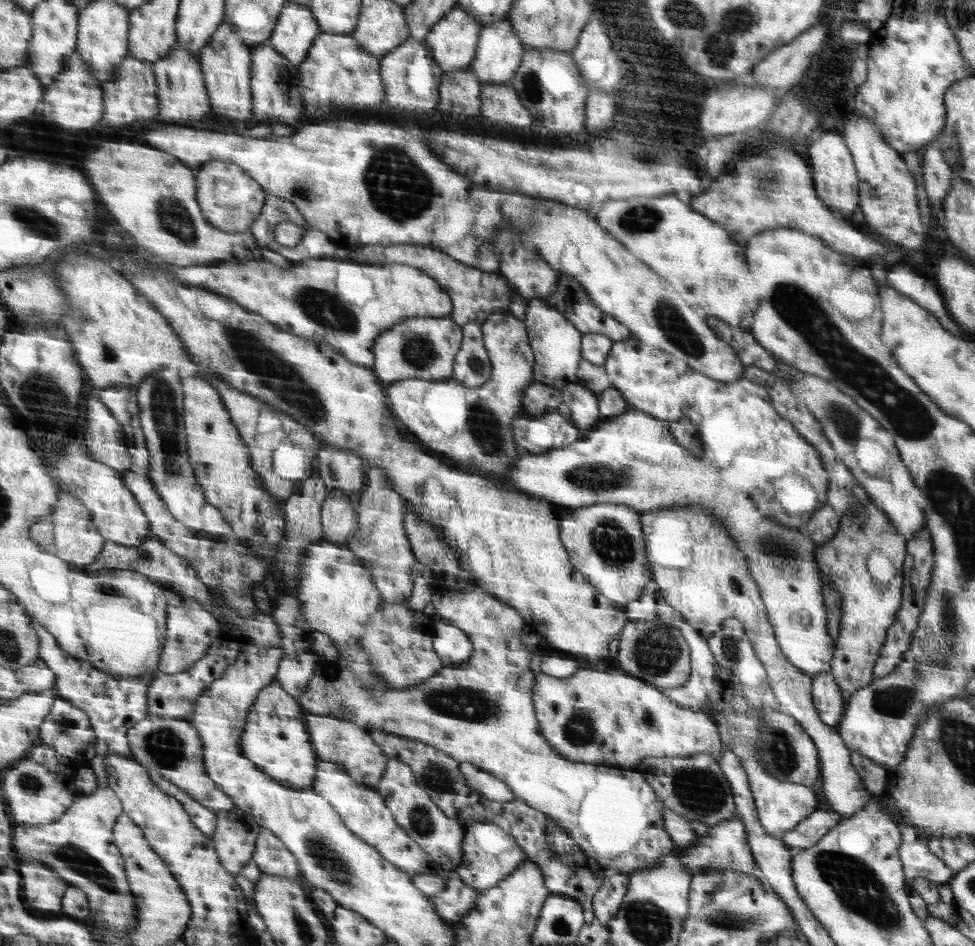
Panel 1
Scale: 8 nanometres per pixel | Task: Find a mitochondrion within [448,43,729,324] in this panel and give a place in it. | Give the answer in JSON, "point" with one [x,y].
{"point":[641,218]}

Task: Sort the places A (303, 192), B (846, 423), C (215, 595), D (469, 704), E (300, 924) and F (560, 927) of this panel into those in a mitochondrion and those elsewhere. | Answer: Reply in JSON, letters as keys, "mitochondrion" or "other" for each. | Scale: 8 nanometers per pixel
{"A":"mitochondrion","B":"mitochondrion","C":"other","D":"mitochondrion","E":"mitochondrion","F":"other"}

